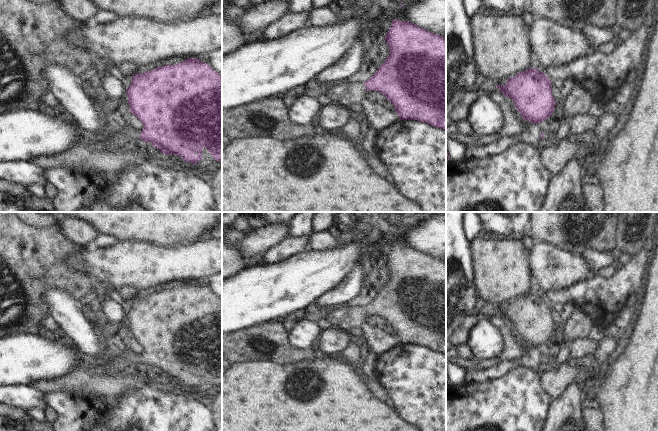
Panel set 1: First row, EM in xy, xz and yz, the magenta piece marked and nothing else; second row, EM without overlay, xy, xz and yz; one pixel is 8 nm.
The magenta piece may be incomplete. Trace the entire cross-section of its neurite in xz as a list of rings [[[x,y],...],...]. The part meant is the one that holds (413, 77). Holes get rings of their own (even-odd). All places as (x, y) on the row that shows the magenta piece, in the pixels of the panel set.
[[[394,19],[387,31],[385,41],[389,46],[389,56],[368,81],[364,84],[337,82],[327,92],[327,96],[333,103],[349,108],[352,104],[361,104],[367,91],[378,91],[395,106],[399,119],[426,122],[446,130],[446,40],[442,36],[424,30],[409,21]]]

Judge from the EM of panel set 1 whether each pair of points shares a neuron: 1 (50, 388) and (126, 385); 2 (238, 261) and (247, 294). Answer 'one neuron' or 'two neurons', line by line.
1: one neuron
2: two neurons

